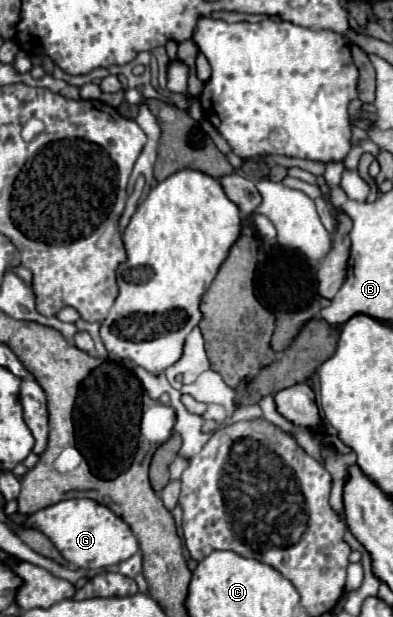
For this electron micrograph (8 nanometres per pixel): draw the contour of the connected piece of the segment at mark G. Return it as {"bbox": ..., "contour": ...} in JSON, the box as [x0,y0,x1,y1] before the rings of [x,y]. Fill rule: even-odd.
{"bbox":[23,498,139,570],"contour":[[[71,498],[51,504],[31,514],[23,522],[23,526],[43,532],[67,562],[77,564],[83,570],[97,570],[119,564],[131,558],[139,550],[139,542],[133,536],[131,528],[119,516],[115,516],[107,506],[89,498]]]}

